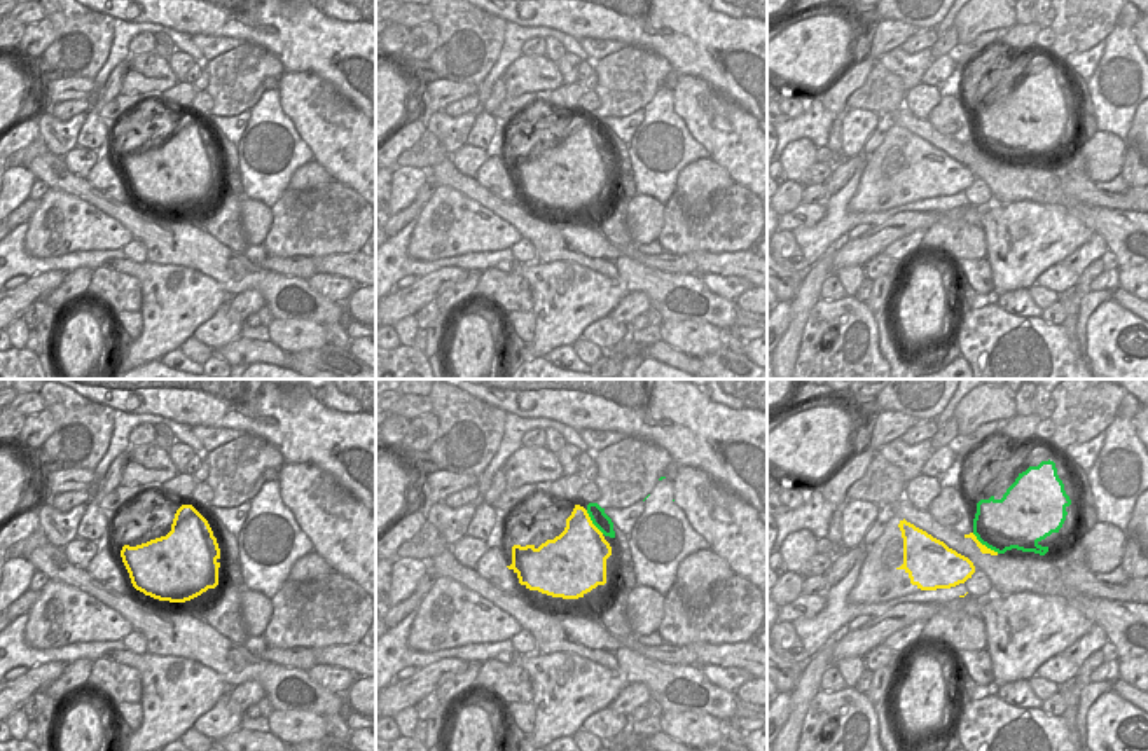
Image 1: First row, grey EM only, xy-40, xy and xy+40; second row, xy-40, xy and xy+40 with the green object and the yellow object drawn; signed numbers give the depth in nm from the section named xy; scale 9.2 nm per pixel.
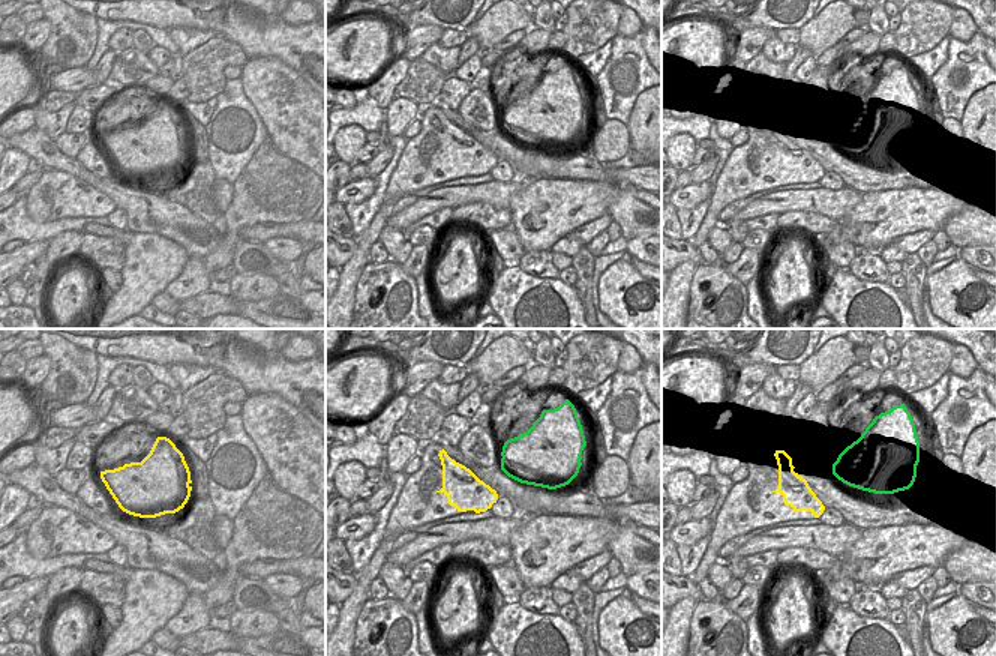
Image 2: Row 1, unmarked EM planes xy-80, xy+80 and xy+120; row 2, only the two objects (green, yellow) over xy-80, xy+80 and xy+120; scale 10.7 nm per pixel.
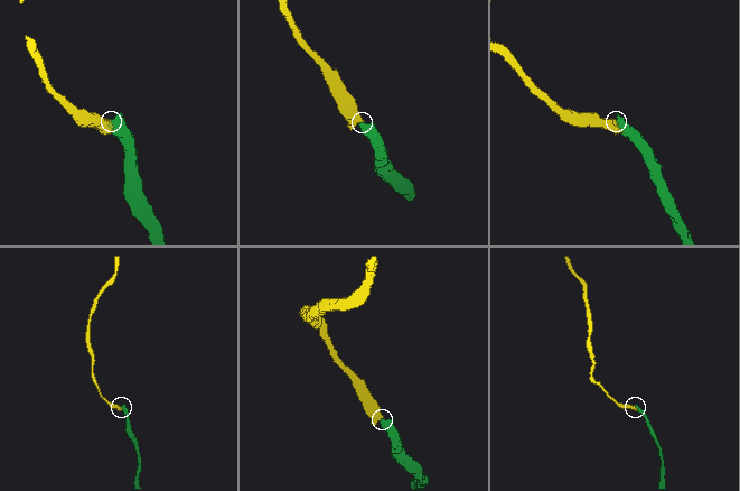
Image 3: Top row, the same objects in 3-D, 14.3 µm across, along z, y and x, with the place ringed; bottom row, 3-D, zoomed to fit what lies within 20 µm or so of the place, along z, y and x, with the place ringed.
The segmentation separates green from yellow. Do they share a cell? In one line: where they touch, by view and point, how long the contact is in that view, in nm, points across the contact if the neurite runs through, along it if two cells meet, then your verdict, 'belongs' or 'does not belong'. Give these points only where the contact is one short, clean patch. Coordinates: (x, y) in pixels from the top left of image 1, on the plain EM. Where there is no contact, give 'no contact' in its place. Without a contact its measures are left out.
contact xy+40 (986, 154); length 320 nm; belongs

